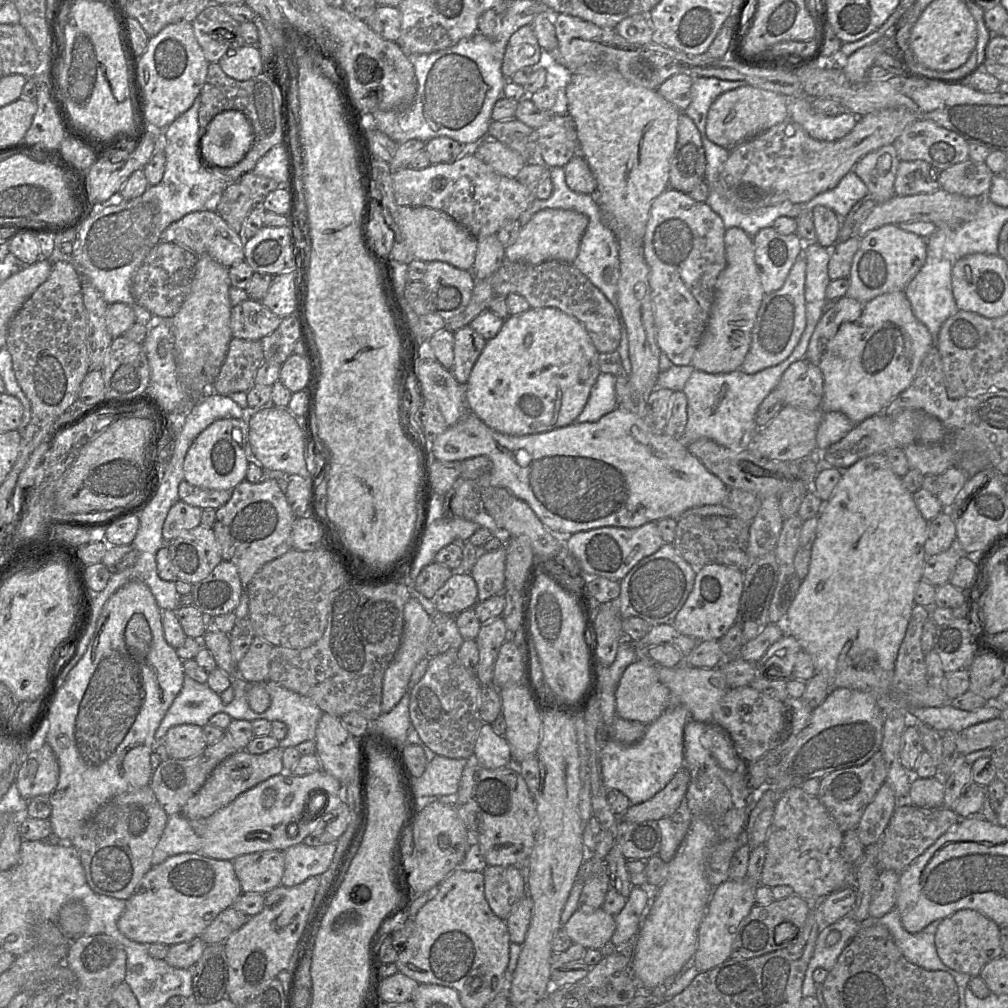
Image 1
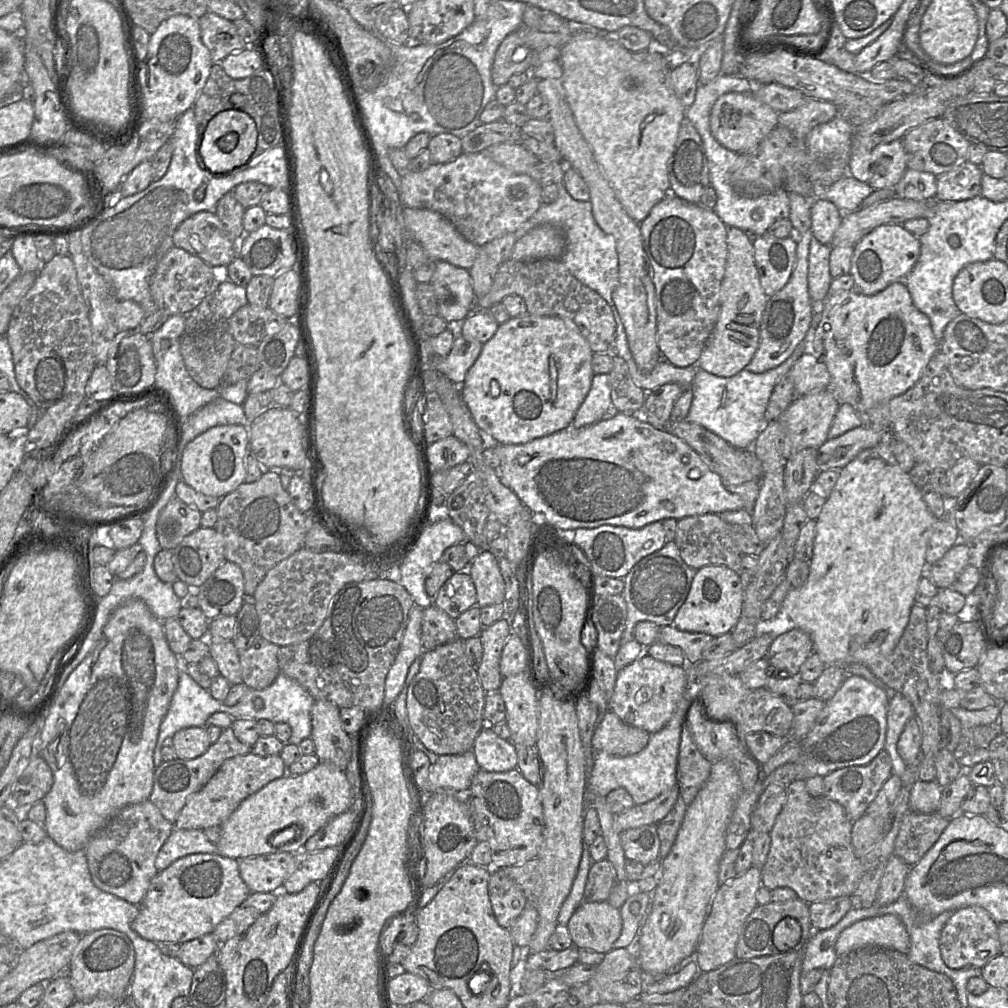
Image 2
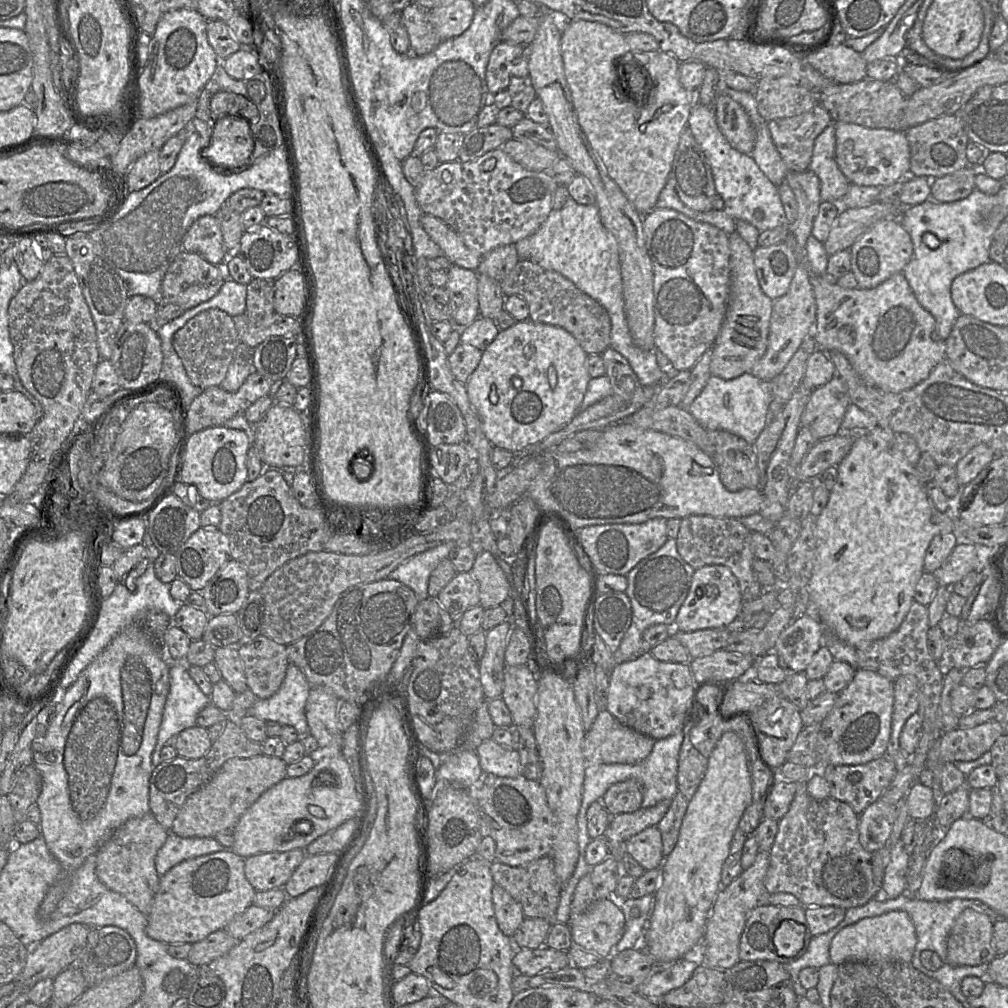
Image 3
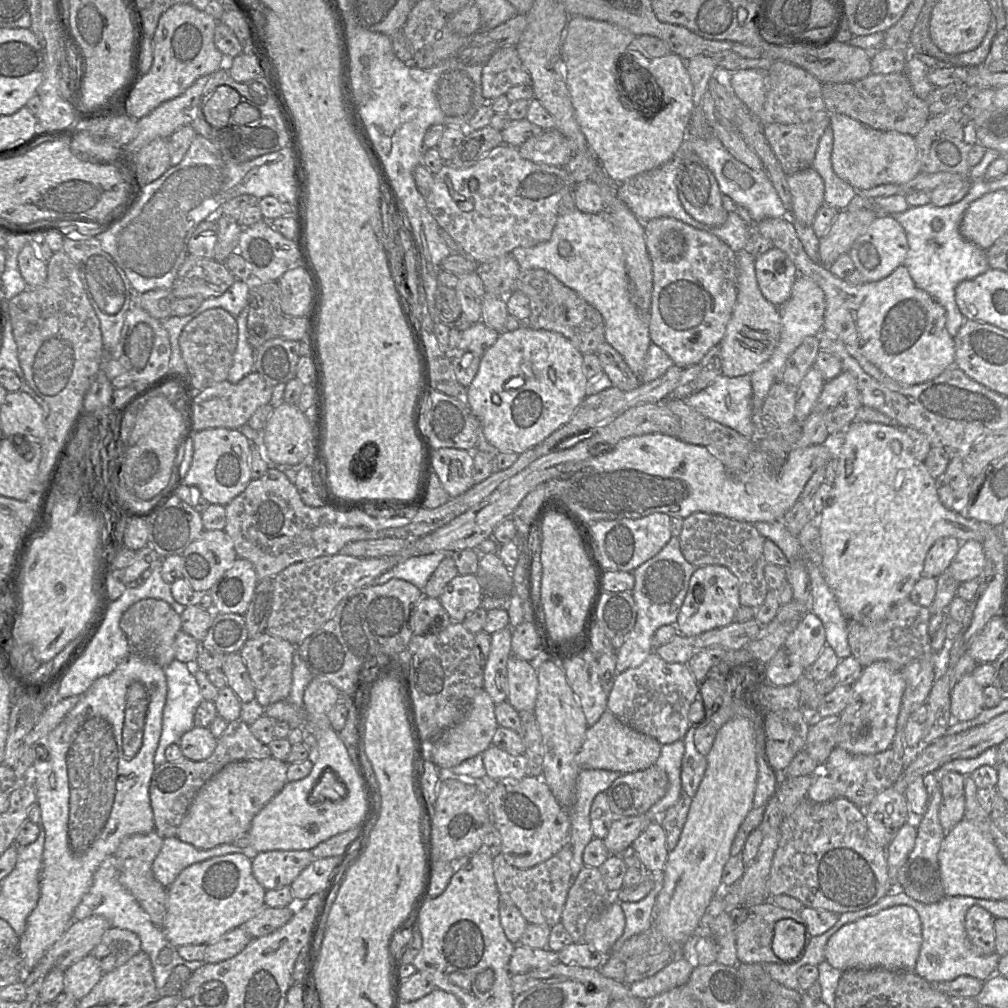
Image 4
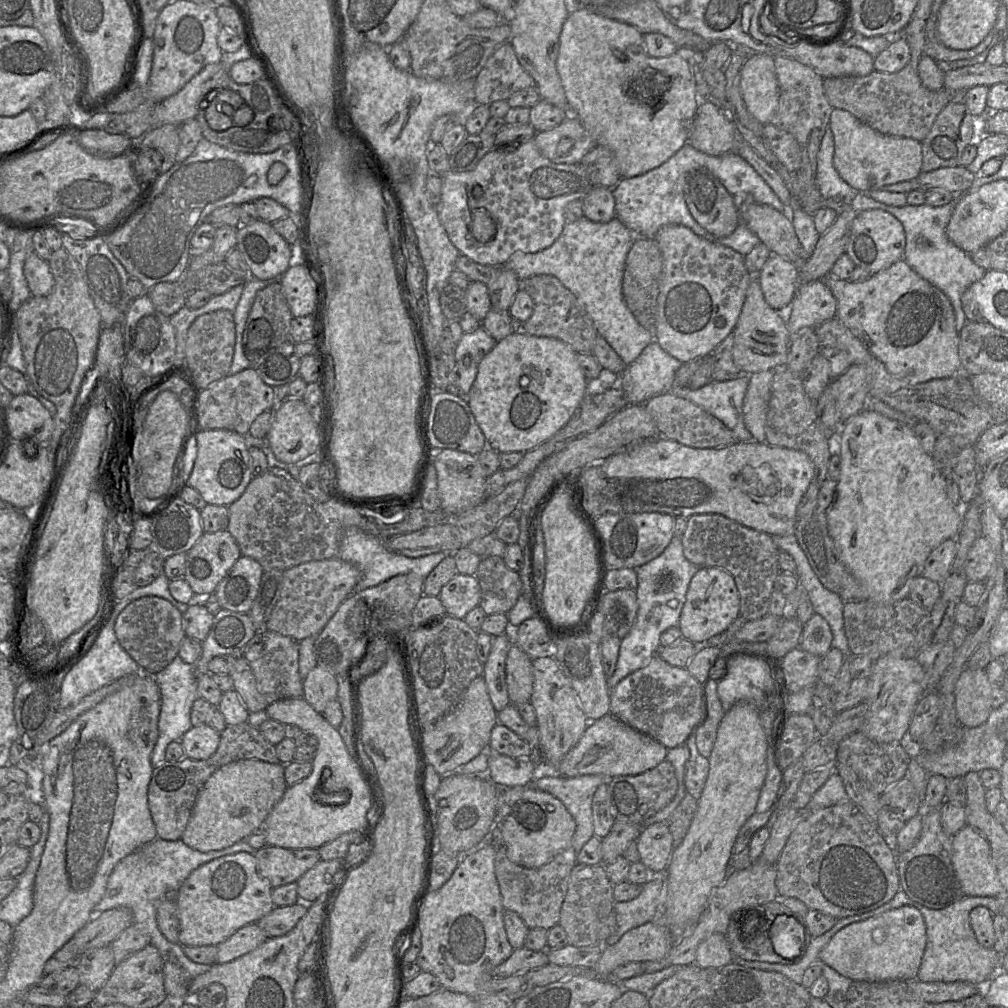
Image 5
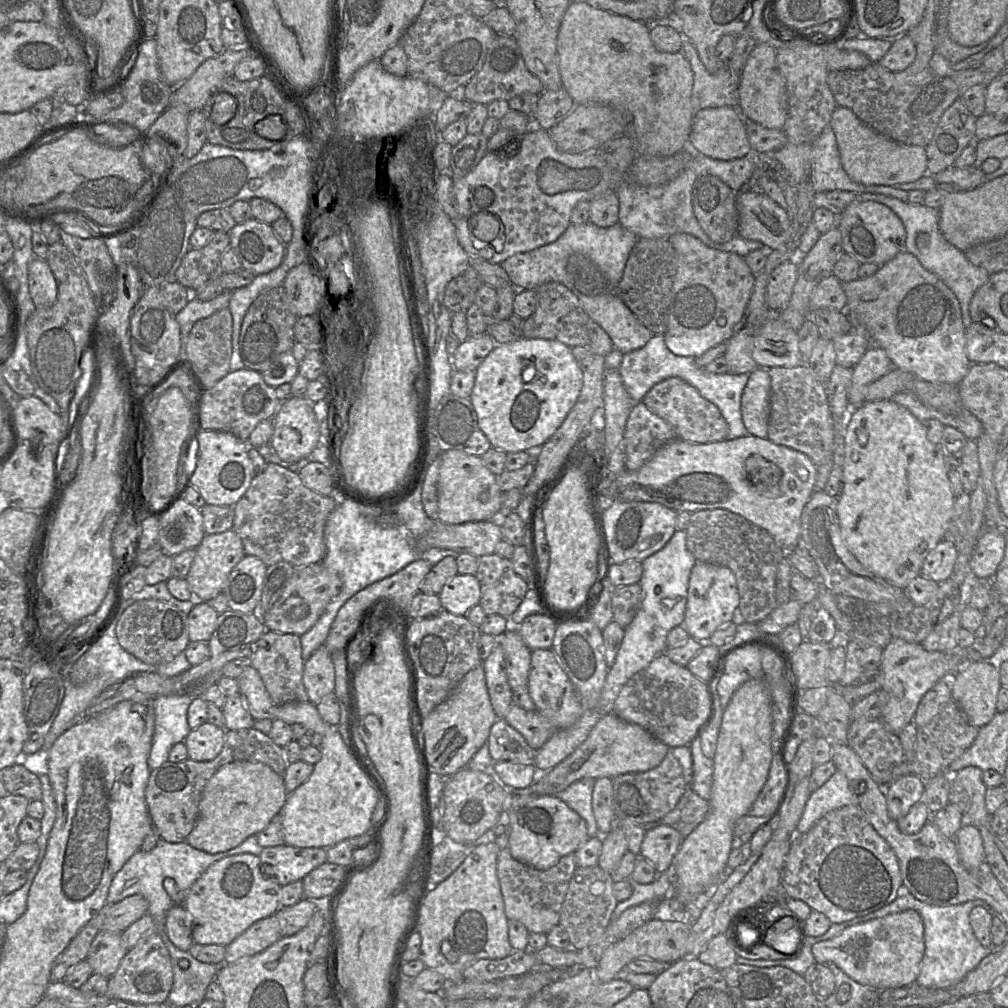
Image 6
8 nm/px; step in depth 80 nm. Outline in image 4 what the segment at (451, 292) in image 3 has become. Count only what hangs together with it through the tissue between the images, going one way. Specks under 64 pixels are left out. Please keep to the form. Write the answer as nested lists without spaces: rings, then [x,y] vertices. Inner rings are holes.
[[[476,272],[458,276],[458,283],[454,288],[461,306],[460,317],[471,323],[481,321],[482,300],[486,291]]]

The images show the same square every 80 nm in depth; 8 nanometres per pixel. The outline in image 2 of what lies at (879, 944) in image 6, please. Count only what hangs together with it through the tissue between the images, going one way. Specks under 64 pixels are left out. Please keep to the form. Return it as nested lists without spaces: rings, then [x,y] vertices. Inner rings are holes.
[[[887,914],[854,923],[838,936],[835,951],[838,957],[865,946],[877,946],[907,954],[910,937],[903,922]]]

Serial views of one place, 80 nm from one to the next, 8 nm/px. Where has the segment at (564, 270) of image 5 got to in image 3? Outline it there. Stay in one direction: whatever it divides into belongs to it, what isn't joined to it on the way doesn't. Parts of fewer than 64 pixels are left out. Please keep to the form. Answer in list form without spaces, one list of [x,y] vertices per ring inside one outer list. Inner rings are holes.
[[[569,196],[563,208],[552,209],[541,227],[515,246],[519,260],[562,274],[607,310],[611,321],[610,347],[625,357],[642,386],[662,386],[670,379],[657,364],[657,349],[644,350],[632,338],[624,310],[618,244],[602,224],[596,205],[580,205]]]

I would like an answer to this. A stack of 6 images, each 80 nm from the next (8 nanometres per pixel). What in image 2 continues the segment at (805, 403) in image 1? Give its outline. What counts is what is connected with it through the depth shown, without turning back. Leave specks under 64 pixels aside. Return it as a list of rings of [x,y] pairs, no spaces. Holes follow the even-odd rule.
[[[810,350],[793,364],[788,373],[793,379],[796,396],[804,396],[830,385],[827,366]]]

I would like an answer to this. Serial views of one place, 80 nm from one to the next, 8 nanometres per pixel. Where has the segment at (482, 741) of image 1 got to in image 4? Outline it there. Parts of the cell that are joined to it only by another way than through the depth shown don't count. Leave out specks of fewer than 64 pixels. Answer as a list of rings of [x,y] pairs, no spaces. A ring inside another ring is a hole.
[[[490,745],[482,753],[482,757],[489,781],[521,779],[527,775],[528,760],[525,754],[511,755]]]

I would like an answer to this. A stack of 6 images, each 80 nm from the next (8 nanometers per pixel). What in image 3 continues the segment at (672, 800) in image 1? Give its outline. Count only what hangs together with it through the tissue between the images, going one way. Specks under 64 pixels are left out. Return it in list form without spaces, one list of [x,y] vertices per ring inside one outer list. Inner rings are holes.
[[[665,799],[654,806],[640,808],[632,813],[622,813],[610,817],[609,826],[604,835],[608,841],[625,842],[632,836],[650,826],[657,826],[671,805],[672,799]]]

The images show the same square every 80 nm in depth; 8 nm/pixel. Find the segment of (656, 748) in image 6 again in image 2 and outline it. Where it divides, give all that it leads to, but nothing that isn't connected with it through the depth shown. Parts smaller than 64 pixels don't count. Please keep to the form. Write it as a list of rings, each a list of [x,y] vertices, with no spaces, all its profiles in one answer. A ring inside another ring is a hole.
[[[608,710],[594,730],[592,747],[595,752],[626,757],[643,750],[649,738],[649,732],[624,723],[612,710]]]

